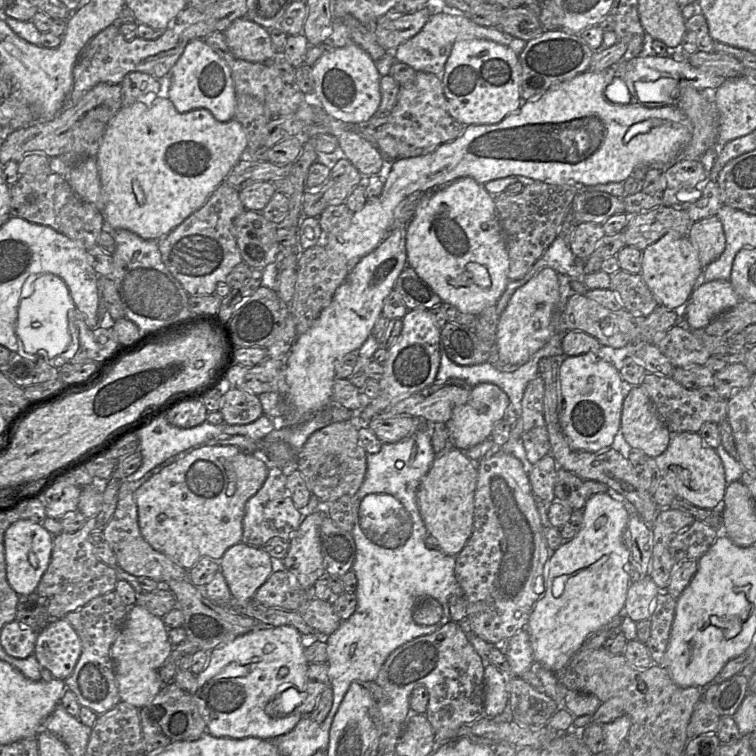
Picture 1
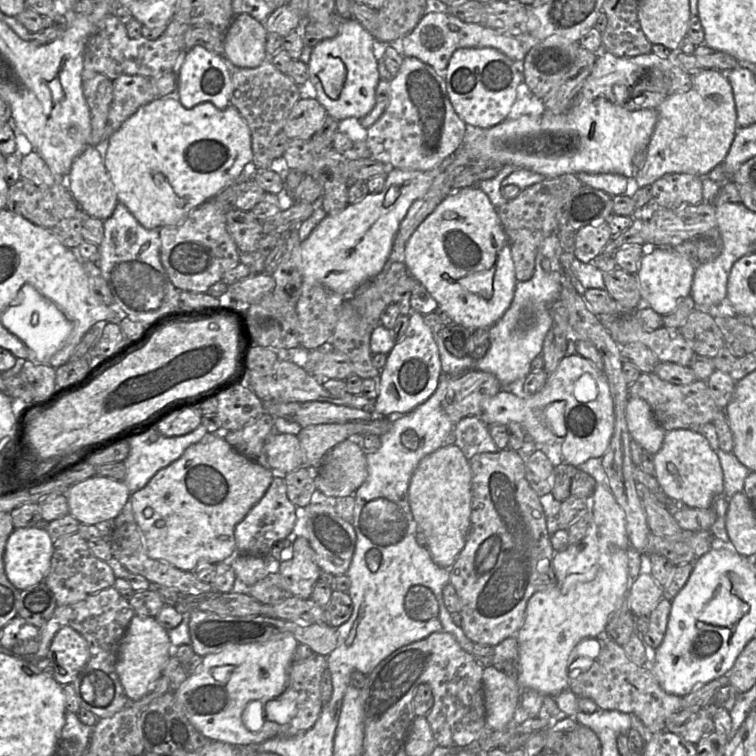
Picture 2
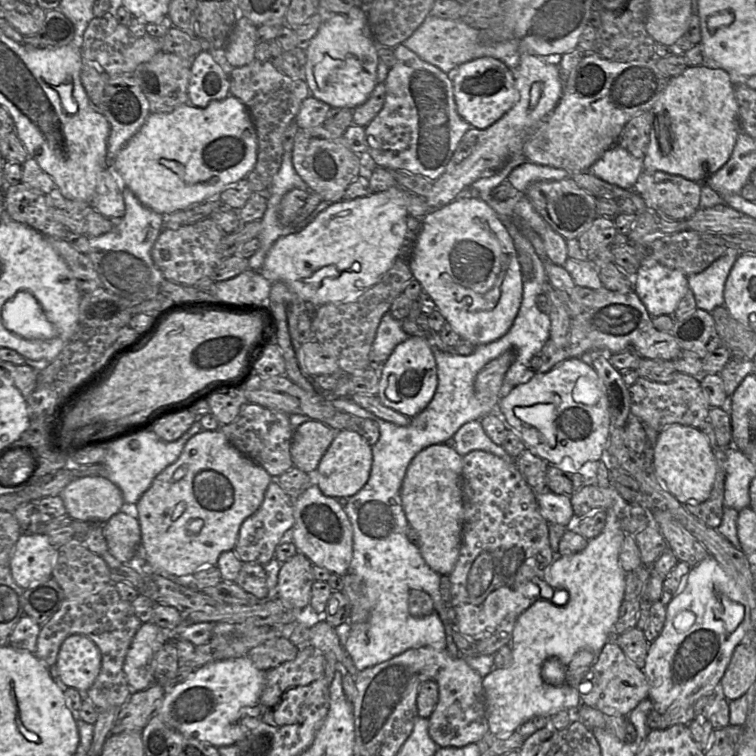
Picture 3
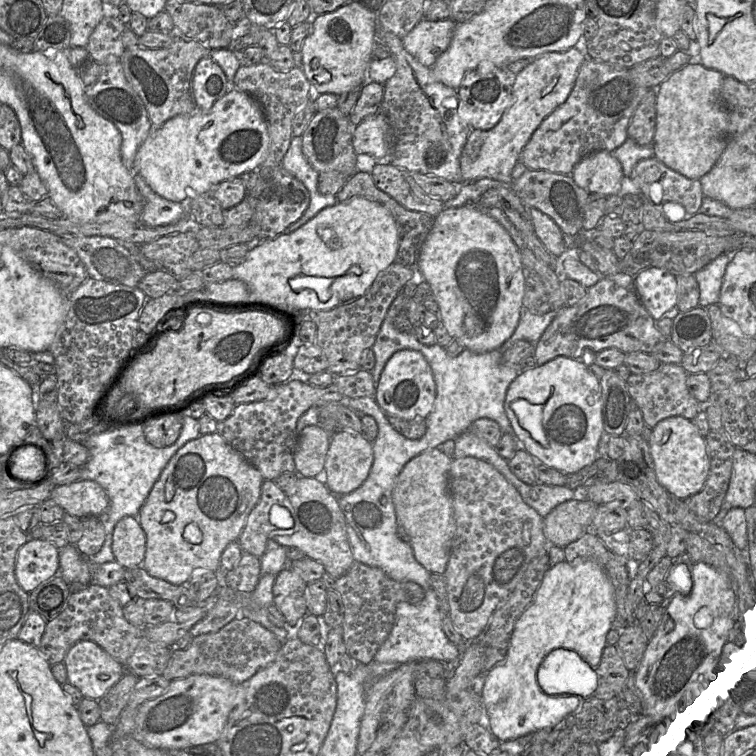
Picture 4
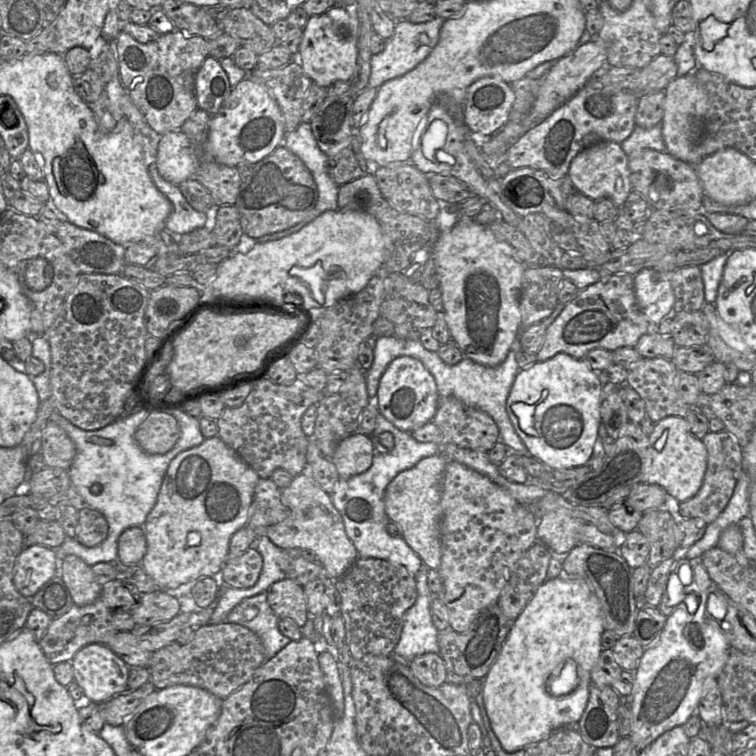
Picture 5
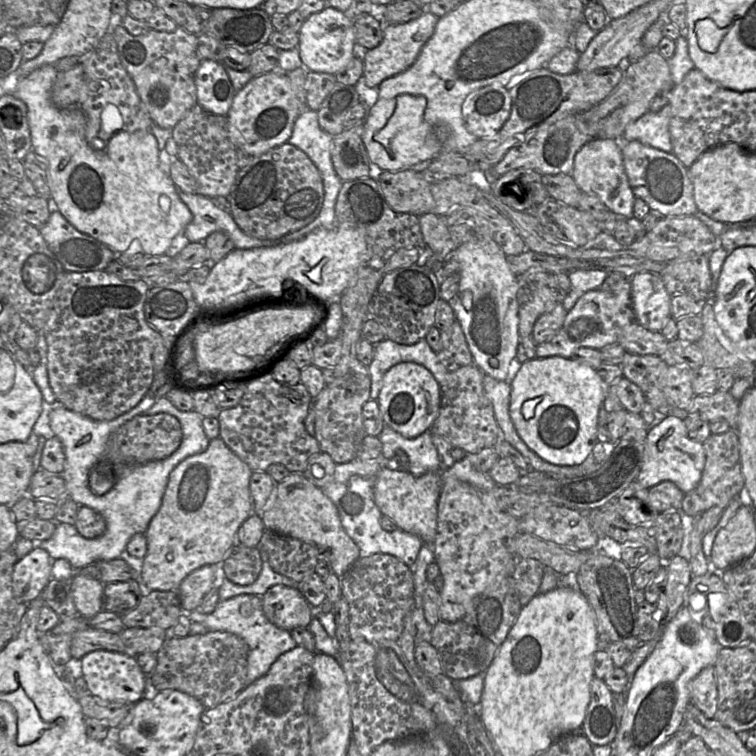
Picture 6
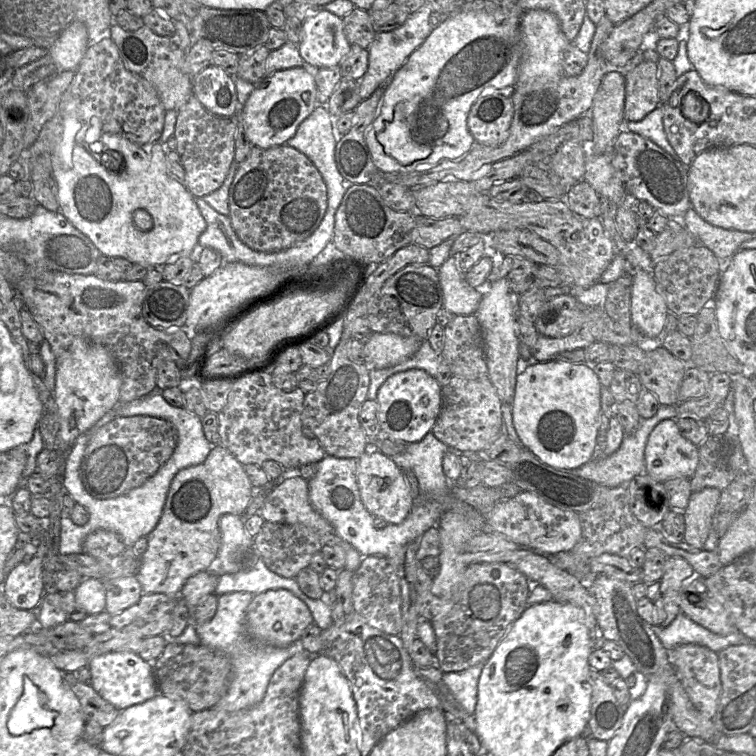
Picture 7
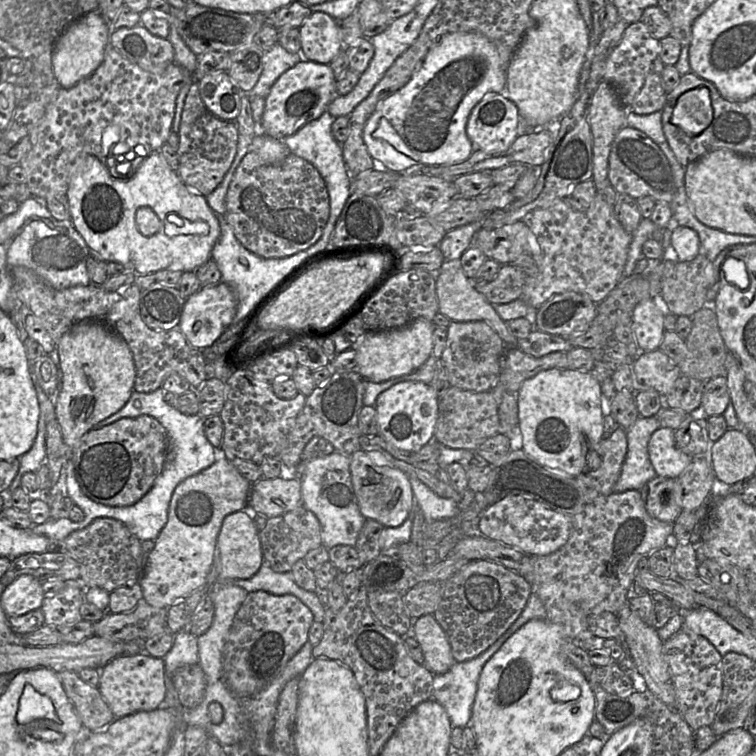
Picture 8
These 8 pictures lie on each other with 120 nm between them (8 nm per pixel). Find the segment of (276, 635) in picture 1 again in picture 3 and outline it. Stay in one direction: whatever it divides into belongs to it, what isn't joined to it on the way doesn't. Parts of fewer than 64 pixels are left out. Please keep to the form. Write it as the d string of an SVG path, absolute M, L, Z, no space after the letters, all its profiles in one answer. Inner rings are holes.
M249 657L210 662L187 679L167 689L157 715L183 735L207 742L215 747L235 745L247 735L241 725L242 707L253 707L265 686L266 672L258 669Z

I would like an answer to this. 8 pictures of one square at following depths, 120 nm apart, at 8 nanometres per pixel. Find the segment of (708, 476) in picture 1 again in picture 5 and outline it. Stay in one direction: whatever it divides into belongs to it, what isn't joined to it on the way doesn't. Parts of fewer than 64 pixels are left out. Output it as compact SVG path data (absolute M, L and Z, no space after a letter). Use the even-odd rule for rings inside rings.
M666 416L654 424L648 436L652 464L641 483L657 484L674 503L684 502L697 494L707 468L707 450L702 441L694 437L684 417Z

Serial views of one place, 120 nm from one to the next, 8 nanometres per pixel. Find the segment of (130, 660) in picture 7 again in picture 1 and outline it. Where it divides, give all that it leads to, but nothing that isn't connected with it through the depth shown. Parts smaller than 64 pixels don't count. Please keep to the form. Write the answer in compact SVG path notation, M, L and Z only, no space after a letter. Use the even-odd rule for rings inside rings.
M64 618L51 620L37 634L34 655L55 679L65 681L72 674L81 652L80 638Z

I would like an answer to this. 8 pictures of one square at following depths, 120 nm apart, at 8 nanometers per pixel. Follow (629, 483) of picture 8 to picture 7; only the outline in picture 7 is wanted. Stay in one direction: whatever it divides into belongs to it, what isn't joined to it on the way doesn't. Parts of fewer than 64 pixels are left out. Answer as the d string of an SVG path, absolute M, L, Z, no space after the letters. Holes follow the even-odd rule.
M661 405L656 414L648 419L641 419L637 429L629 435L625 435L620 447L606 457L594 457L577 469L567 470L575 475L592 480L607 488L626 486L634 477L645 473L645 448L652 430L661 421L678 418L677 405Z

